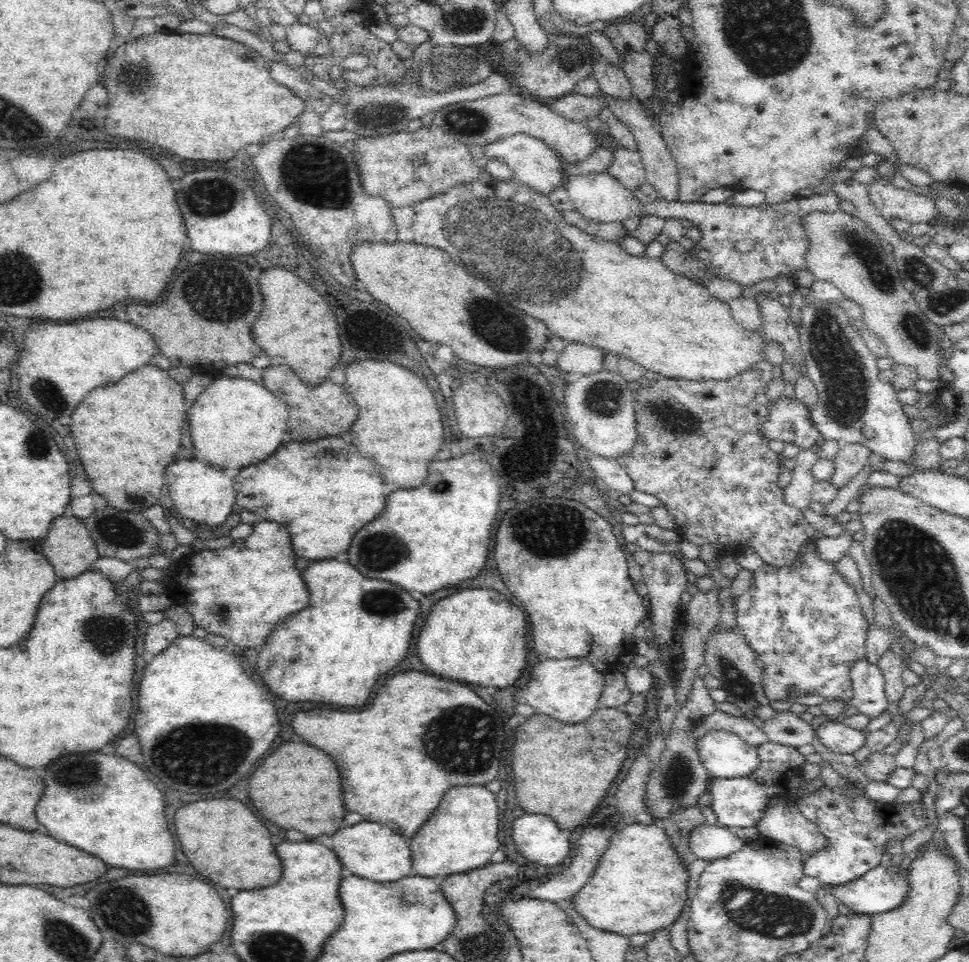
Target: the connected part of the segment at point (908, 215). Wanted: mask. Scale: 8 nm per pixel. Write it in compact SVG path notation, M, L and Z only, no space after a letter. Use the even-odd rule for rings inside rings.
M883 178L866 185L868 195L878 213L890 222L893 218L901 218L914 223L932 222L938 214L935 203L930 197L898 188L892 181Z

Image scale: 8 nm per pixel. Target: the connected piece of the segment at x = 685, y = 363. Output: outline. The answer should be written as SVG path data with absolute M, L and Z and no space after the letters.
M480 168L479 177L475 181L457 184L440 194L435 194L433 197L417 202L411 207L413 208L413 217L409 229L412 231L413 242L444 250L444 252L452 256L452 260L456 264L460 264L460 266L466 268L468 274L472 274L474 278L484 280L488 286L492 286L492 290L496 294L506 296L508 302L512 302L511 305L544 322L556 338L564 342L580 342L584 345L601 349L607 353L616 353L624 358L629 358L634 362L640 363L640 366L643 366L646 370L657 372L658 374L662 374L662 376L688 379L691 381L732 378L737 374L743 373L755 362L765 359L762 352L762 348L766 344L763 332L746 330L738 326L738 323L730 314L729 305L712 297L712 294L709 294L709 291L704 285L693 282L687 277L684 278L680 274L672 273L672 270L669 270L660 258L650 258L646 255L633 255L626 252L620 243L586 234L584 231L578 229L578 227L566 221L564 213L555 206L552 206L548 195L543 195L532 190L516 178L510 180L496 179L485 168Z

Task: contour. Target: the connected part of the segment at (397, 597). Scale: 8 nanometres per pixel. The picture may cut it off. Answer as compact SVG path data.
M322 560L304 570L310 606L290 614L264 642L258 670L266 686L286 702L330 702L362 706L378 674L398 666L408 654L420 602L386 580L362 576L348 562Z

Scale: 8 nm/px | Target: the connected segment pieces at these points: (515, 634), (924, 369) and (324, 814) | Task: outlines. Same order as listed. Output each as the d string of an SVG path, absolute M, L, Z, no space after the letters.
M470 588L438 600L418 636L418 656L430 672L468 684L508 688L526 670L526 614L506 596Z
M840 209L836 212L810 212L804 218L804 227L810 239L810 248L806 254L807 270L816 277L816 280L824 280L836 286L845 298L850 298L863 309L865 326L886 344L889 357L894 359L895 363L914 367L917 375L926 380L939 380L942 364L939 342L943 330L922 313L912 295L906 291L898 275L894 257L881 246L884 241L874 234L857 215L852 216Z
M284 742L254 770L248 794L258 812L276 826L292 828L306 836L332 836L342 826L346 814L340 788L338 766L328 754L306 742Z

